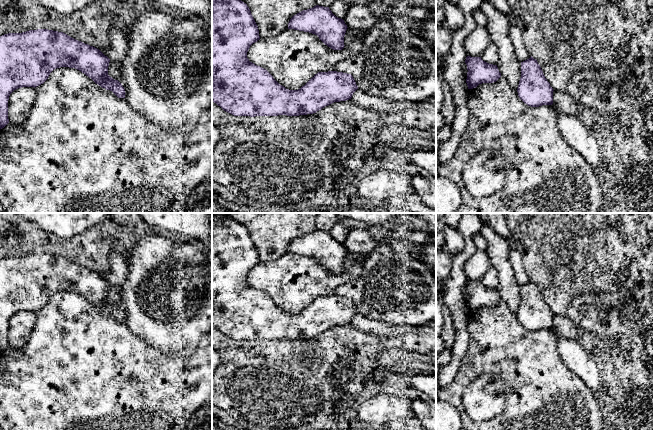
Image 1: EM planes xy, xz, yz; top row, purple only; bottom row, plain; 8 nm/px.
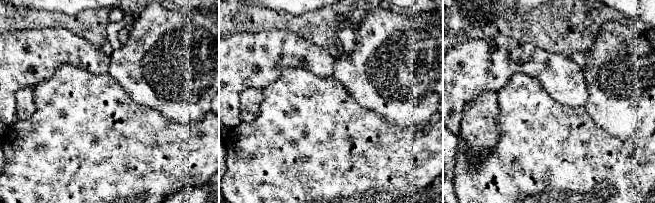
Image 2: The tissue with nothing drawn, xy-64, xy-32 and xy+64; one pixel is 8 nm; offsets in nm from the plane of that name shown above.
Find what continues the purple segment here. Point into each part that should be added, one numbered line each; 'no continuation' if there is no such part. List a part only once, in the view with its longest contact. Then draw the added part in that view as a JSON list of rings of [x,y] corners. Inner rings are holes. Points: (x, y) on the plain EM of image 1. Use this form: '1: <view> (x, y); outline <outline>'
no continuation

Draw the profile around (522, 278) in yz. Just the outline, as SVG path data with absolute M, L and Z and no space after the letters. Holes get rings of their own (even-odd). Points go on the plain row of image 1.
M511 254L510 261L514 272L516 274L517 282L520 286L523 286L531 281L522 264L522 259L519 254Z

